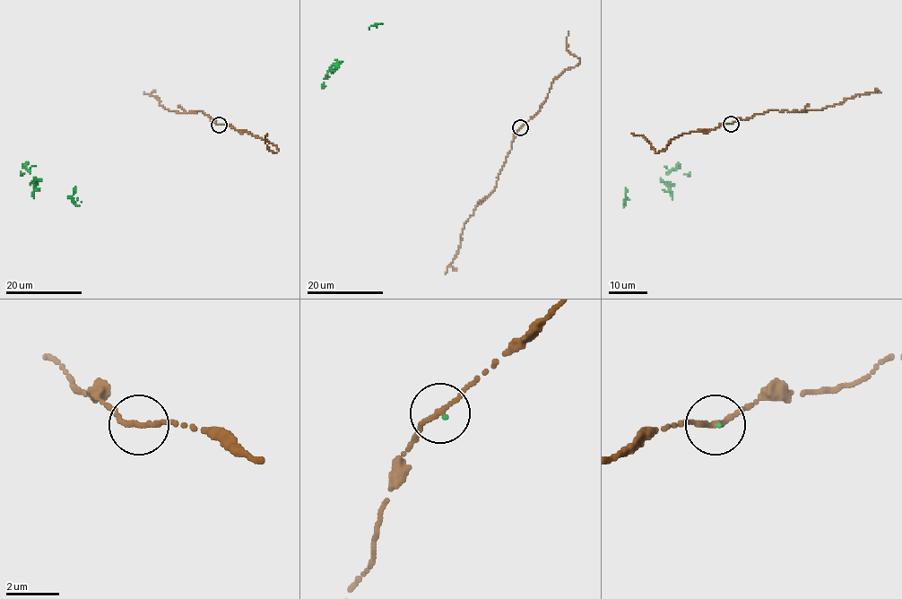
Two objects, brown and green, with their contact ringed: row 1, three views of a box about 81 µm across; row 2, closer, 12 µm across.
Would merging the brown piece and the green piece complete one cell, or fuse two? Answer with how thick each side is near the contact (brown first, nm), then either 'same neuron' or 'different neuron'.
190/70 nm | same neuron

